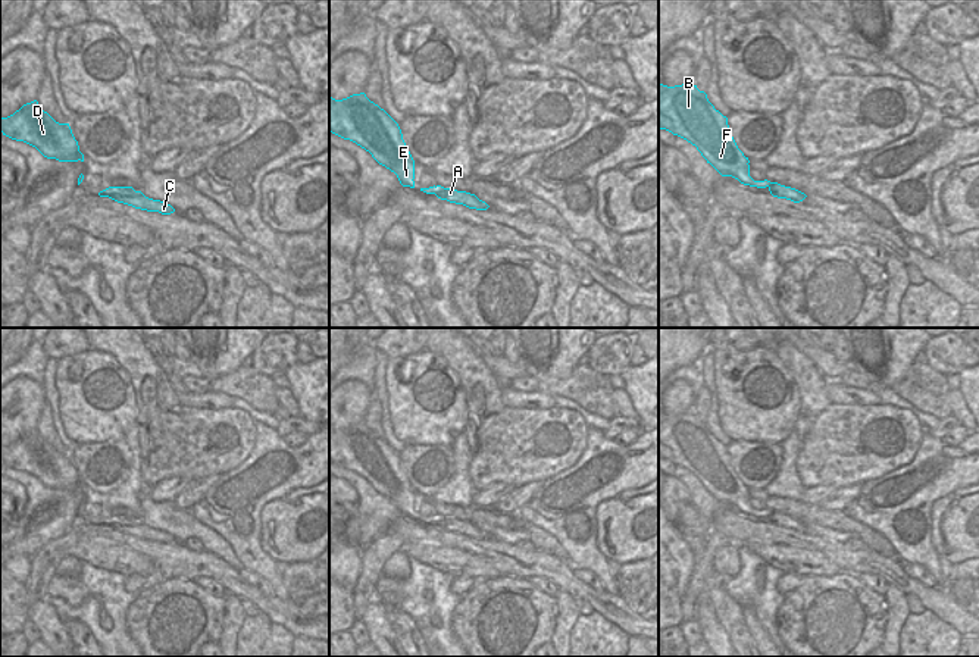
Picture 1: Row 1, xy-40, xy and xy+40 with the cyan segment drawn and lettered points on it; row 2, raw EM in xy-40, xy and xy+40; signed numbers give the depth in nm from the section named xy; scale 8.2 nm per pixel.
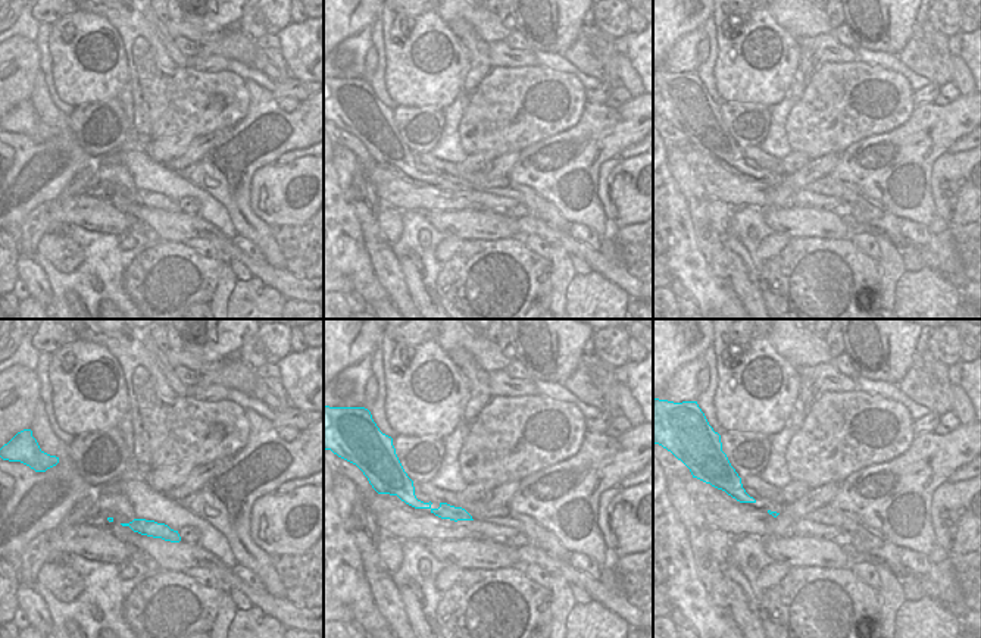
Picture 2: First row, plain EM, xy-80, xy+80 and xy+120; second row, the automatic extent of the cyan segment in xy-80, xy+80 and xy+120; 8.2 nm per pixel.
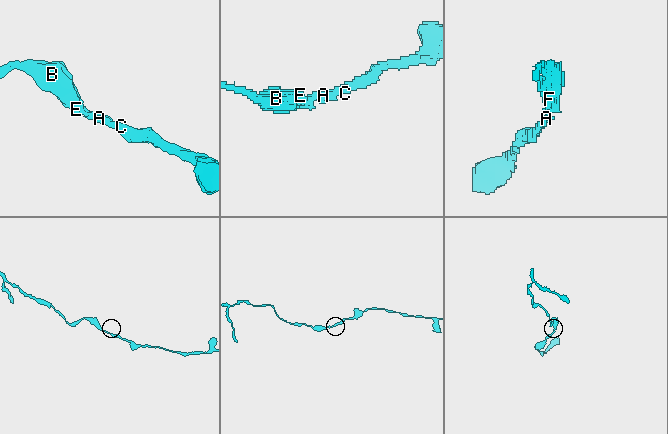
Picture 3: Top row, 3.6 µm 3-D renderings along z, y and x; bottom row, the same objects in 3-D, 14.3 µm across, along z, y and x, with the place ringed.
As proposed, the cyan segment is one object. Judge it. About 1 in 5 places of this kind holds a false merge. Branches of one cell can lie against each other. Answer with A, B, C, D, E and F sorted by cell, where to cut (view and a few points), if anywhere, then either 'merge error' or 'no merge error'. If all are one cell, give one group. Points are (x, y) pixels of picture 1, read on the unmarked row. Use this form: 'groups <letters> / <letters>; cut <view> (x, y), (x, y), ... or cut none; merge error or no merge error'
groups A B C D E F; cut none; no merge error

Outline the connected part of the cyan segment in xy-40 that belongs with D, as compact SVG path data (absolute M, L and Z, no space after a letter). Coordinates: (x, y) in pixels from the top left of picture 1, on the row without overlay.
M37 429L7 447L0 447L0 460L12 469L35 476L47 488L84 491L69 453L56 451Z

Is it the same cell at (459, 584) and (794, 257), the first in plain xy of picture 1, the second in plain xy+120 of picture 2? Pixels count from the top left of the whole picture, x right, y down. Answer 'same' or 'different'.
different

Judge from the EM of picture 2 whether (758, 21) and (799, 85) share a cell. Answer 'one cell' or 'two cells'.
two cells

